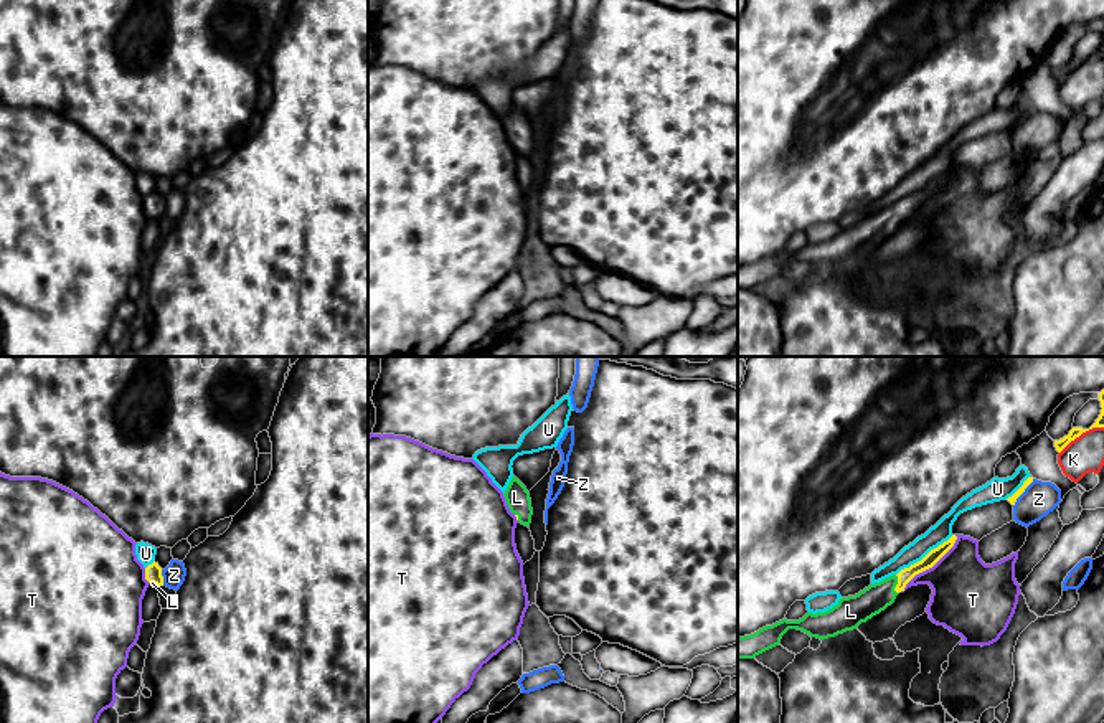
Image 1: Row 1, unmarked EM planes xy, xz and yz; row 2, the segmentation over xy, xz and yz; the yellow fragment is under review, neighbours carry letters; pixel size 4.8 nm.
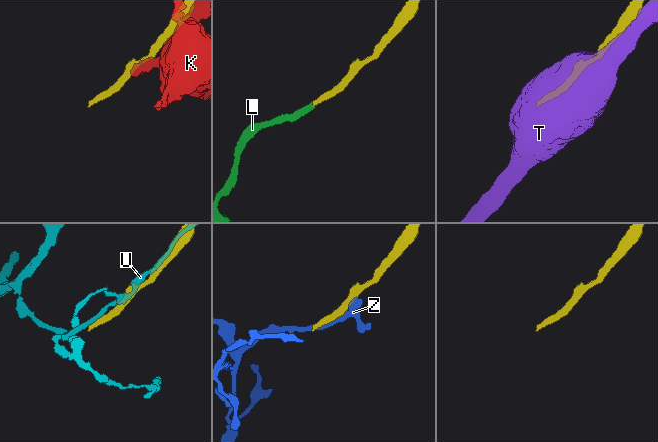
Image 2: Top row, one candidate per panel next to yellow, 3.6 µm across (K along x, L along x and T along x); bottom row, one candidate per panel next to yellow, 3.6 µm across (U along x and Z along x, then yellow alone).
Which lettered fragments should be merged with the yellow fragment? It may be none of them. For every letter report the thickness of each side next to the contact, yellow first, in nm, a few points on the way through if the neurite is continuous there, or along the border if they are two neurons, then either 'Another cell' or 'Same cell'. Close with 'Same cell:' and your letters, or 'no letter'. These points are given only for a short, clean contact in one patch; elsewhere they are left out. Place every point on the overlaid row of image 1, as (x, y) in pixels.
K: Thickness 50 nm (yellow) against 180 nm. Another cell
L: Thickness 70 nm (yellow) against 140 nm. Path across: yz (933, 557), (896, 585), (853, 609). Same cell
T: Thickness 70 nm (yellow) against 360 nm. Boundary: yz (957, 537), (931, 567), (920, 571), (900, 591). Another cell
U: Thickness 70 nm (yellow) against 100 nm. Another cell
Z: Thickness 40 nm (yellow) against 160 nm. Another cell
Same cell: L

